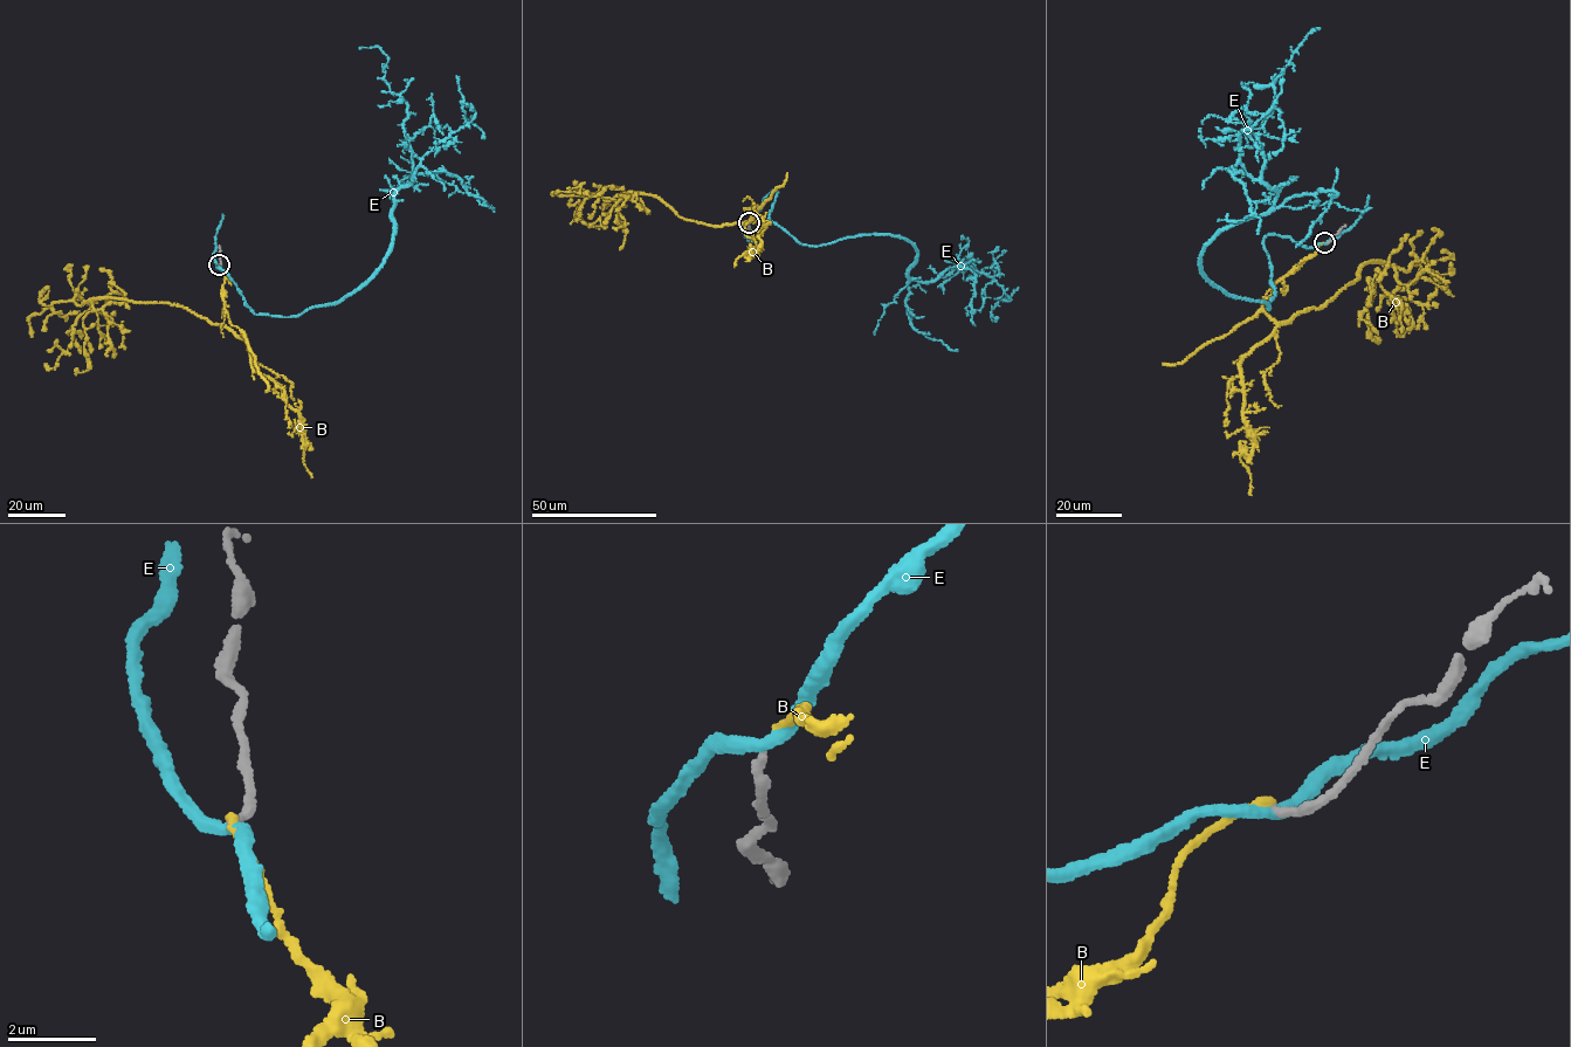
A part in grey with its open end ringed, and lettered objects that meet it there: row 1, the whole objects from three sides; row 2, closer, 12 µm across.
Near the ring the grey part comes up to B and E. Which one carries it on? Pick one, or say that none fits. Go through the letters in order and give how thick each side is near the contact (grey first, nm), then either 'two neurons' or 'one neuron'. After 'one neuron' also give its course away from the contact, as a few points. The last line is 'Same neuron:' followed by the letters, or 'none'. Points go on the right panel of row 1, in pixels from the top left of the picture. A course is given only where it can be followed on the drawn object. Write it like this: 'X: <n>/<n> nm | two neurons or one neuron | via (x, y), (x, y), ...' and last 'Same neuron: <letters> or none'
B: 190/130 nm | two neurons
E: 200/280 nm | two neurons
Same neuron: none

